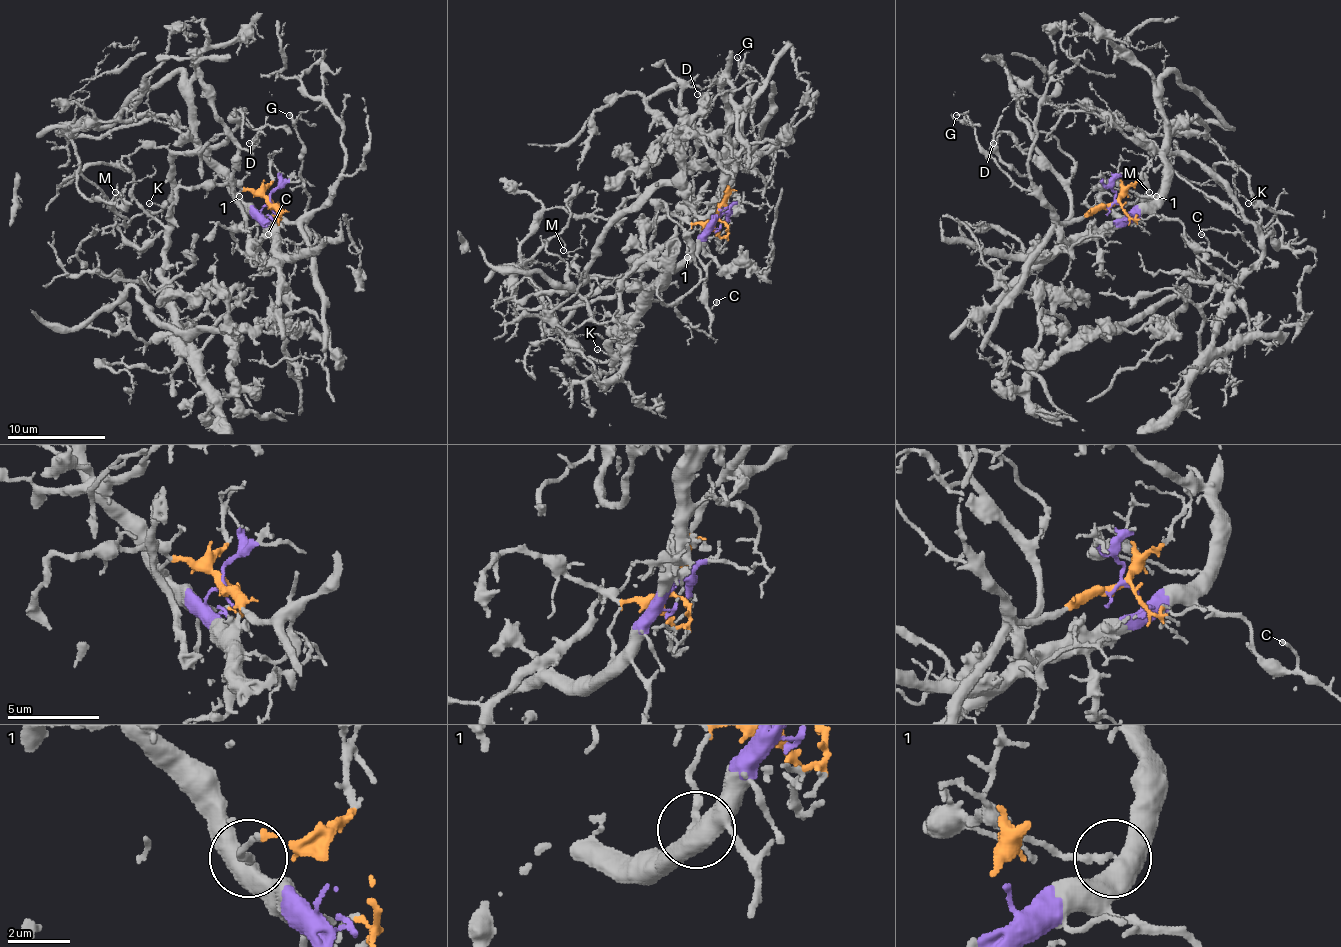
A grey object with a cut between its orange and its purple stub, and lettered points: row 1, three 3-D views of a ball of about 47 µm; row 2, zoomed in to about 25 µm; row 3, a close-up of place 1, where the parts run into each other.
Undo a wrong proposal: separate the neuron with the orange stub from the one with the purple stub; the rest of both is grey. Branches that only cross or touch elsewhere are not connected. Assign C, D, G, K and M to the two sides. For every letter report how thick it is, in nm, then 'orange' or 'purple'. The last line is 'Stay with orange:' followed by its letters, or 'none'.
C: 150 nm | purple
D: 150 nm | purple
G: 150 nm | orange
K: 110 nm | purple
M: 110 nm | purple
Stay with orange: G

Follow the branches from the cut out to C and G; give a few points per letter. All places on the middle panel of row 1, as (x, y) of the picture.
C: (719, 215), (707, 228), (707, 250), (712, 262), (707, 267), (704, 284), (707, 306), (709, 308), (716, 301)
G: (719, 215), (719, 203), (736, 169), (756, 149), (748, 108), (751, 81), (738, 66), (736, 56)

